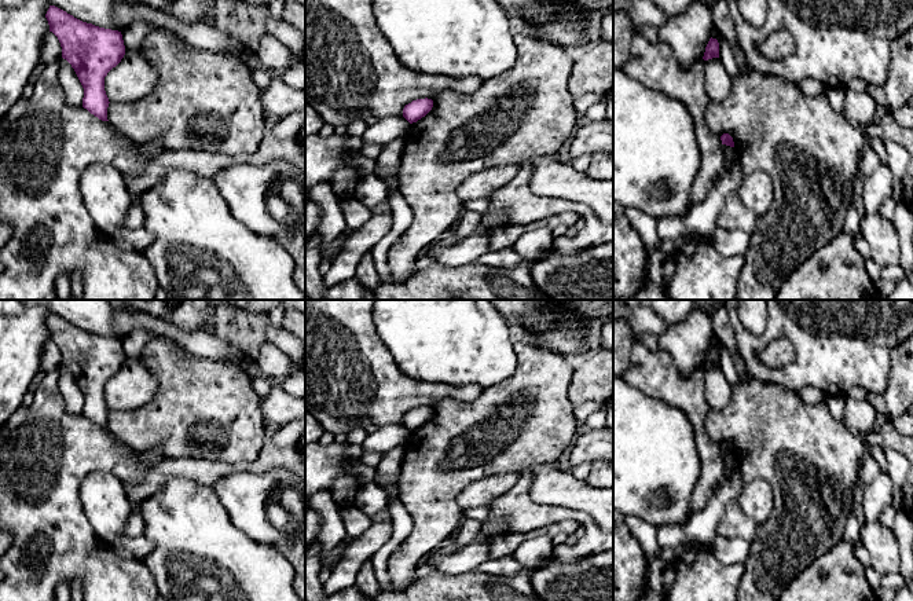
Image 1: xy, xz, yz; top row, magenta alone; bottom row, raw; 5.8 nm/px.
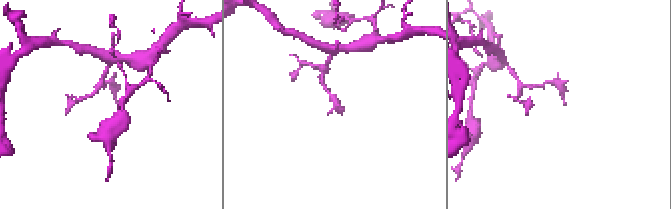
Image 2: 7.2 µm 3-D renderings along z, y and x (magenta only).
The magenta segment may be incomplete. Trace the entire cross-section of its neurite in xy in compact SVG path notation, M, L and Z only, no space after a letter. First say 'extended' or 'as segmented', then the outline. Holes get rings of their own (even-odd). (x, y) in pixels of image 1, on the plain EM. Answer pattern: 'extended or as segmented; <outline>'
as segmented; M50 314L45 326L60 351L62 366L72 373L84 396L82 415L109 429L104 385L125 363L121 340L82 330L55 314Z

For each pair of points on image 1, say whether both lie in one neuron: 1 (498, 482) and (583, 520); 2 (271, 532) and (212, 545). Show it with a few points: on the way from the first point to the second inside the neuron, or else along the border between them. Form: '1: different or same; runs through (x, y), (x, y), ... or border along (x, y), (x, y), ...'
1: different; border along (520, 473), (516, 483), (488, 505)
2: different; border along (227, 512), (231, 521), (245, 534), (274, 546)

